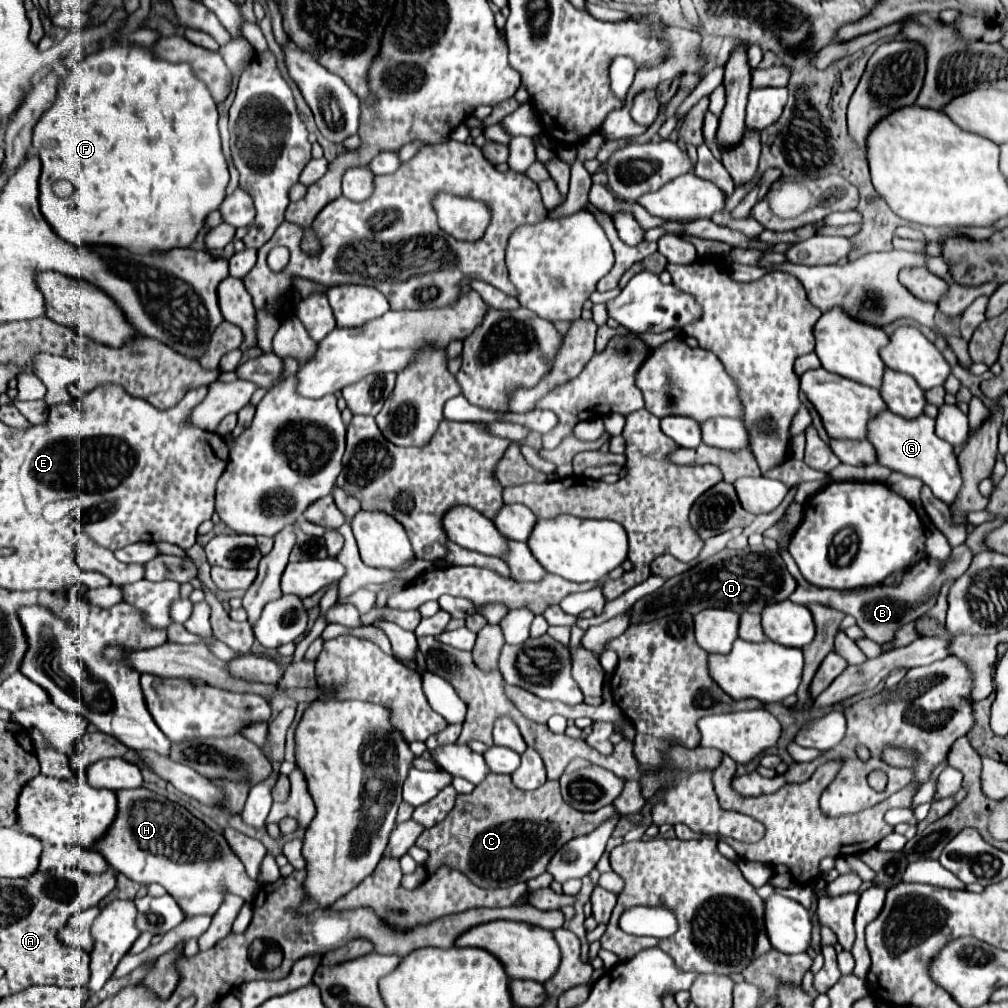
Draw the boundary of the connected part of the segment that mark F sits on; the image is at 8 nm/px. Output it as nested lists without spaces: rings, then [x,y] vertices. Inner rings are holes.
[[[113,43],[93,55],[89,55],[85,61],[77,63],[67,69],[67,83],[63,81],[59,85],[55,103],[51,109],[43,113],[39,123],[33,129],[33,147],[37,149],[37,155],[41,159],[41,177],[39,177],[39,205],[43,211],[43,217],[51,223],[51,229],[63,237],[71,245],[85,245],[85,243],[109,243],[117,247],[131,247],[131,251],[171,251],[171,247],[189,247],[199,231],[205,227],[205,219],[211,211],[219,209],[219,205],[225,199],[225,191],[229,185],[229,169],[227,161],[221,151],[221,139],[217,129],[217,103],[213,101],[207,87],[193,77],[193,71],[187,63],[169,63],[169,61],[155,61],[151,51],[141,45],[129,45],[129,43]],[[55,181],[69,181],[73,185],[73,193],[65,199],[57,197],[53,193]]]

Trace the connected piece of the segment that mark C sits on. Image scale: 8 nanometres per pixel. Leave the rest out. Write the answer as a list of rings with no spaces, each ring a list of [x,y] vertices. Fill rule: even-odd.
[[[489,773],[473,793],[457,795],[451,813],[435,827],[425,829],[417,839],[417,847],[429,853],[425,861],[429,875],[437,867],[447,865],[461,871],[477,887],[497,889],[541,875],[561,845],[573,837],[591,833],[613,815],[617,811],[611,805],[595,813],[575,811],[561,799],[557,781],[547,781],[535,791],[521,791],[511,783],[509,775]]]

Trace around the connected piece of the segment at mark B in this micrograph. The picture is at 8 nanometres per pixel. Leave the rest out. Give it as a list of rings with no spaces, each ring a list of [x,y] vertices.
[[[963,543],[951,551],[951,557],[945,563],[931,559],[931,557],[925,557],[911,571],[905,571],[903,581],[895,587],[879,585],[879,587],[859,587],[855,590],[842,591],[819,588],[809,584],[800,574],[800,570],[788,550],[783,551],[781,557],[789,573],[798,582],[797,589],[789,597],[791,601],[804,606],[809,605],[809,603],[829,605],[829,607],[835,607],[835,609],[847,613],[847,615],[853,615],[857,621],[857,627],[861,627],[869,639],[883,645],[883,643],[891,643],[891,639],[895,639],[895,631],[899,627],[903,627],[903,623],[911,623],[911,621],[919,619],[921,615],[925,615],[927,611],[931,611],[931,607],[937,603],[937,597],[939,597],[943,583],[947,583],[947,579],[957,579],[959,575],[963,575],[963,571],[967,571],[973,555],[971,555],[971,549]]]

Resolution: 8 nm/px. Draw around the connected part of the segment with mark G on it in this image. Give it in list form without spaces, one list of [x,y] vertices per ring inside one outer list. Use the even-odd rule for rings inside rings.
[[[883,411],[883,415],[875,415],[875,419],[867,423],[867,441],[879,453],[881,465],[903,475],[919,477],[925,485],[931,487],[937,499],[947,505],[953,503],[963,483],[957,457],[953,455],[953,447],[935,435],[935,421],[931,417],[919,415],[919,419],[905,419],[891,411]]]

